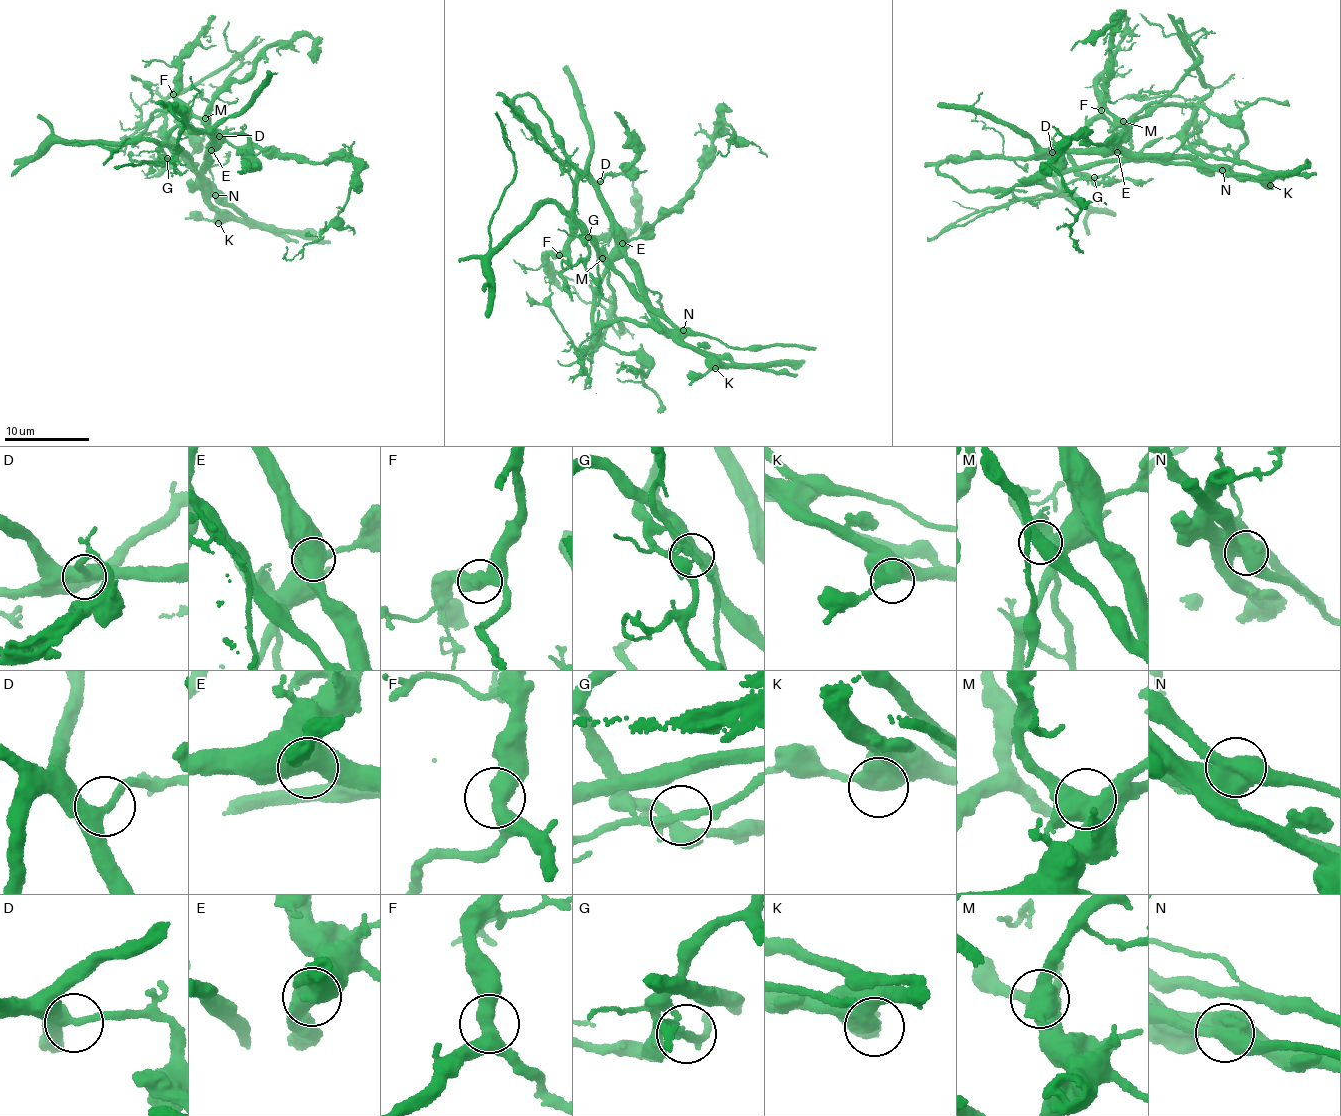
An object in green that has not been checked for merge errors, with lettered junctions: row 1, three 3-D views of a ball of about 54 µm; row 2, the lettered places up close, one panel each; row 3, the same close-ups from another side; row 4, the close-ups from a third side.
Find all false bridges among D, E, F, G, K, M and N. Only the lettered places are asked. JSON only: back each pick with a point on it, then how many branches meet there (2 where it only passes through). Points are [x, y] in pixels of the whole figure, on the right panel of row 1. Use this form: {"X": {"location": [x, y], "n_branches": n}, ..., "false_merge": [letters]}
{"G": {"location": [1094, 177], "n_branches": 3}, "N": {"location": [1222, 170], "n_branches": 2}, "false_merge": ["G", "N"]}

